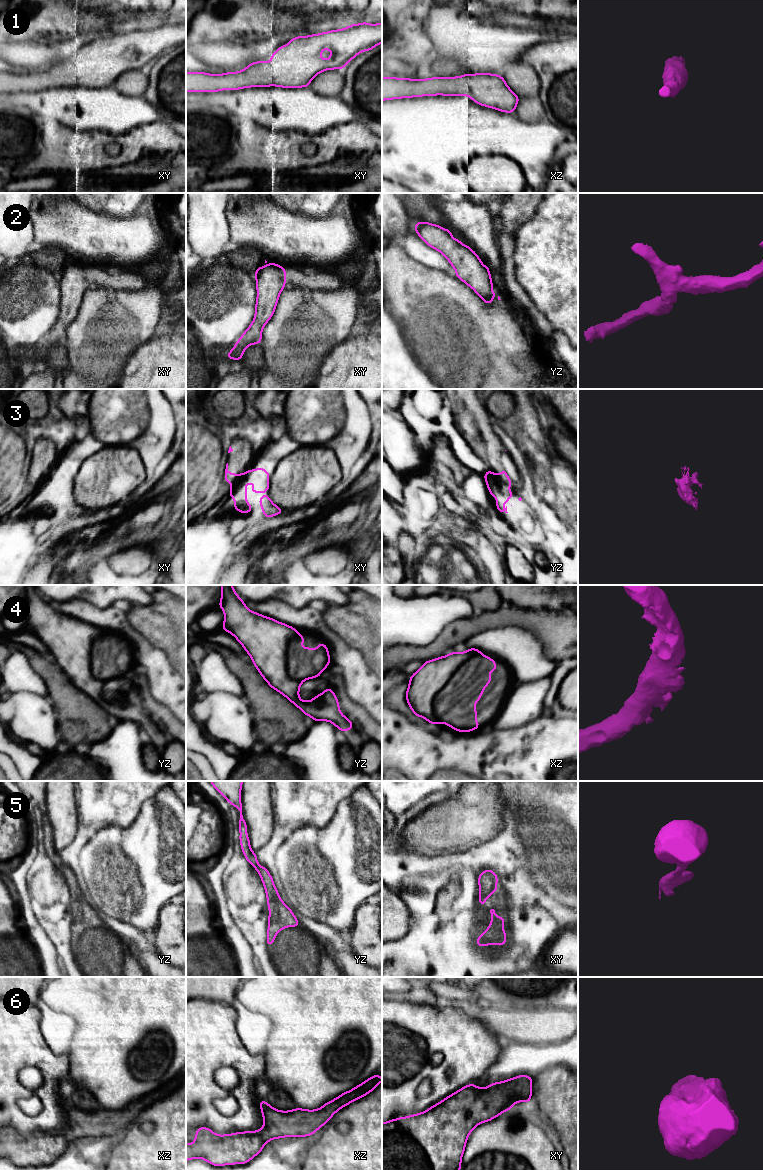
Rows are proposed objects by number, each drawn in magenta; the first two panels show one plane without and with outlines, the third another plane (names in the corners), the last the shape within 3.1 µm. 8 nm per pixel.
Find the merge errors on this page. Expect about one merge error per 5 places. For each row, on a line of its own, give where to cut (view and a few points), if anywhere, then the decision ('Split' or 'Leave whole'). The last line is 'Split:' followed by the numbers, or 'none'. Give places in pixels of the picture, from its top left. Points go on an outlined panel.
1: No split. Leave whole
2: No split. Leave whole
3: Split along yz (489, 471), (498, 481), (507, 486). Split
4: No split. Leave whole
5: No split. Leave whole
6: No split. Leave whole
Split: 3

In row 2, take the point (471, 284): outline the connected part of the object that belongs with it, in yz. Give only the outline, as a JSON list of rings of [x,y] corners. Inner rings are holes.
[[[417,222],[414,229],[419,237],[433,249],[441,252],[456,271],[456,277],[462,280],[466,285],[470,286],[486,304],[493,302],[493,297],[497,294],[492,291],[493,282],[489,273],[490,269],[487,265],[482,265],[481,259],[474,250],[463,245],[458,239],[452,237],[450,230],[428,222]]]

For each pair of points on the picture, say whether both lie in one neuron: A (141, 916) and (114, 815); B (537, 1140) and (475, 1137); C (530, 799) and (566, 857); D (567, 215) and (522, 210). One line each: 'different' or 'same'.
A: different
B: same
C: same
D: different

